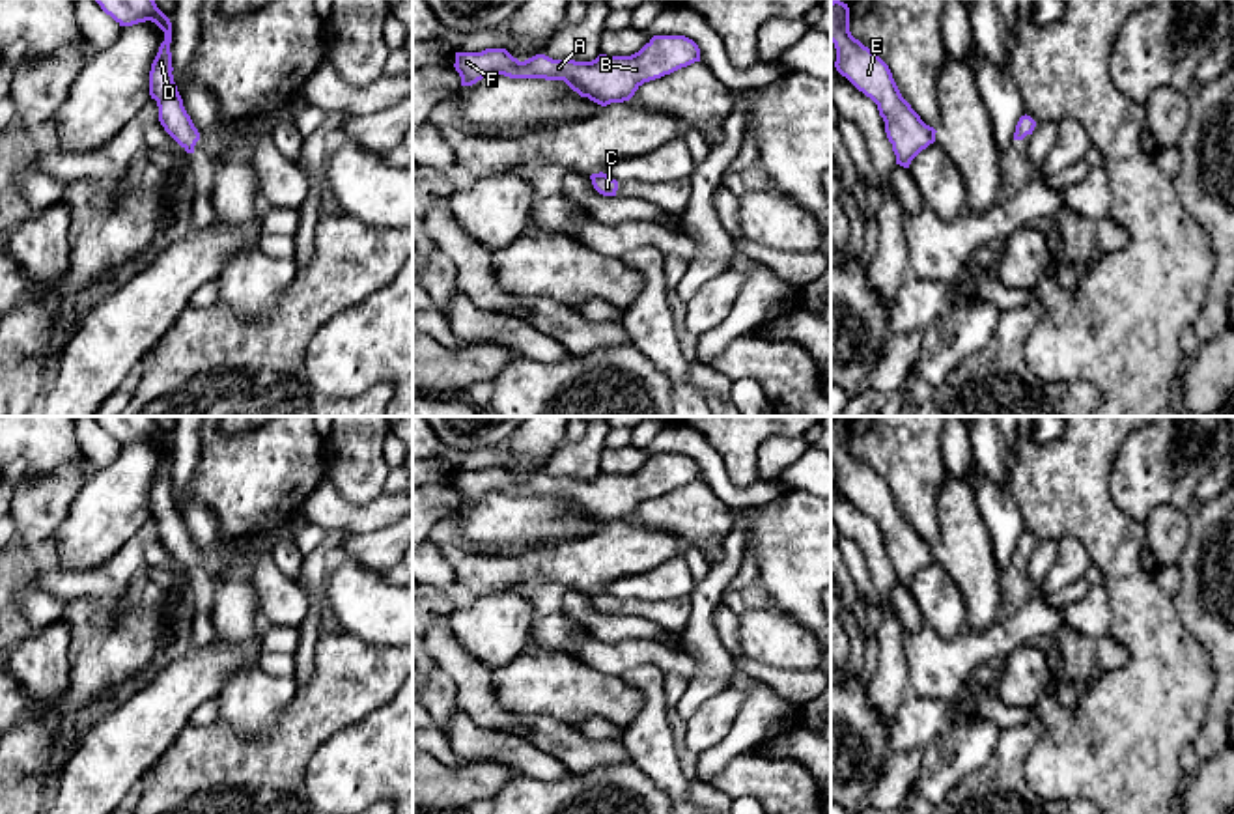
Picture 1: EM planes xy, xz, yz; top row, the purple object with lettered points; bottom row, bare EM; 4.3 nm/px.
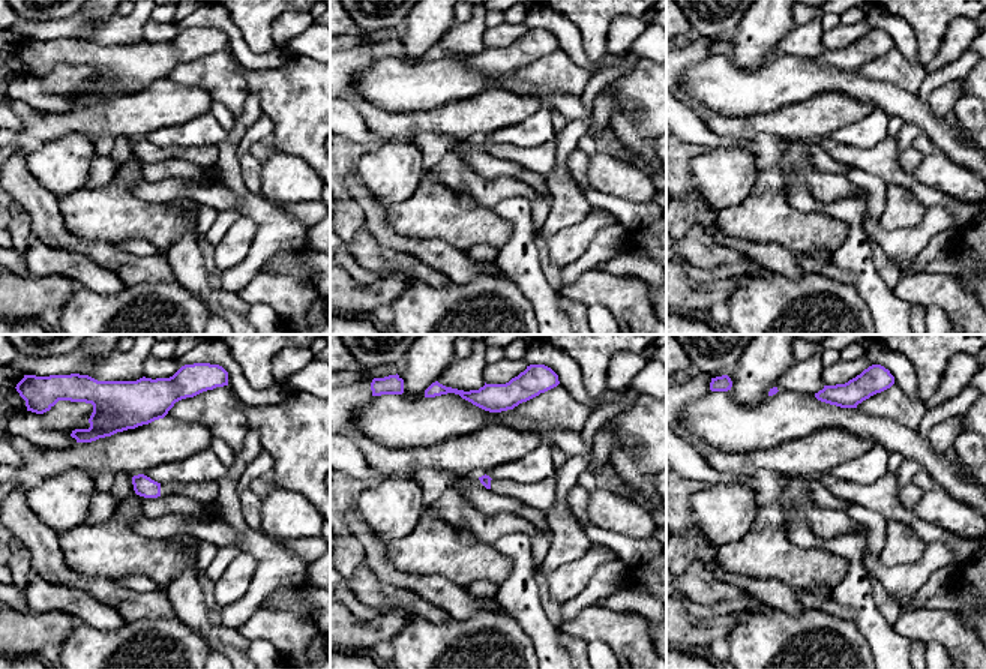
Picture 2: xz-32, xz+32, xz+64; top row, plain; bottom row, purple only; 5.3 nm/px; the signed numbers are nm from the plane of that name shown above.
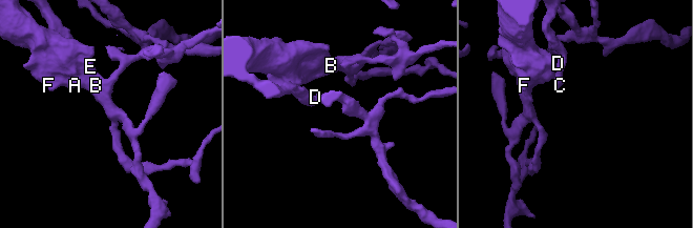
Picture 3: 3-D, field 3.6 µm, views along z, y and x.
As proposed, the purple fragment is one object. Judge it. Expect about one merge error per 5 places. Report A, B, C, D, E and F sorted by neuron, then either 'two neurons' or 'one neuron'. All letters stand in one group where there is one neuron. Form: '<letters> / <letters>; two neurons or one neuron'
A B C D E F; one neuron

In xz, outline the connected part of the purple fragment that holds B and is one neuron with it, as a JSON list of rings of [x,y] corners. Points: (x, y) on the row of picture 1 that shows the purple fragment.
[[[653,35],[631,56],[599,54],[592,62],[575,62],[536,54],[519,62],[506,49],[485,49],[482,52],[456,52],[454,67],[461,77],[461,86],[472,86],[489,75],[564,80],[581,97],[607,106],[629,101],[644,82],[694,62],[700,62],[700,49],[693,39]]]

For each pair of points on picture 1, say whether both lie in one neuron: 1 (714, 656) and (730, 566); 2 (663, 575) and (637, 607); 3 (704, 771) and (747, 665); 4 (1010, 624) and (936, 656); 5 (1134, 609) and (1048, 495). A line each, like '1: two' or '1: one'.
1: one
2: two
3: two
4: one
5: one

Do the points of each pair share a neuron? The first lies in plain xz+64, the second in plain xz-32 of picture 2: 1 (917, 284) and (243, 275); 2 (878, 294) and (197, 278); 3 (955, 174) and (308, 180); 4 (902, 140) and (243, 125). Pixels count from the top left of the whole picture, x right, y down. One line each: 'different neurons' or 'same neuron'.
1: different neurons
2: same neuron
3: same neuron
4: same neuron

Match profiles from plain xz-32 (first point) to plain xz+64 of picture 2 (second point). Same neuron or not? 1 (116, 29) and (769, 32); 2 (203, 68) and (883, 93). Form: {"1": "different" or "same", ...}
{"1": "different", "2": "different"}

